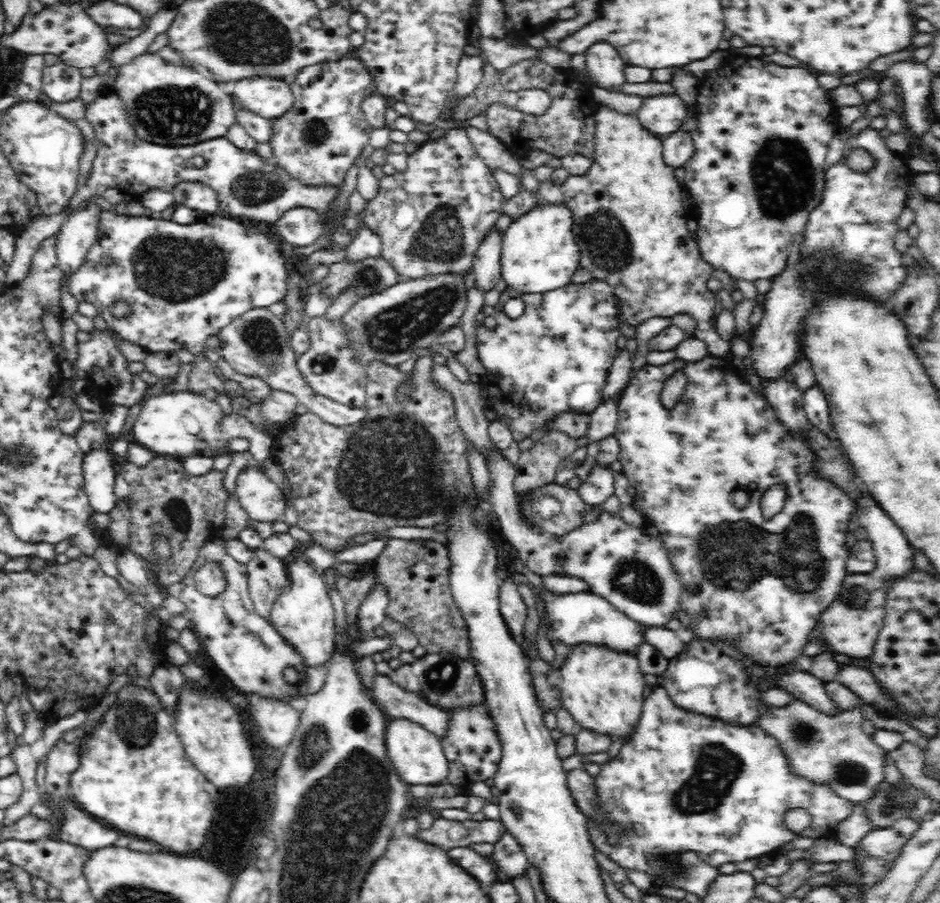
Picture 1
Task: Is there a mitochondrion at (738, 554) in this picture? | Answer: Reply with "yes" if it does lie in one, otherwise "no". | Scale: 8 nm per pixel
yes

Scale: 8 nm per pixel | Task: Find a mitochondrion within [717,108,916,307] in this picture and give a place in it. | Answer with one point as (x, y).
(782, 176)

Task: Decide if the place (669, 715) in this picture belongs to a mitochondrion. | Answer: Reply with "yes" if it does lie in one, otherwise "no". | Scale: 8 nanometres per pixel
no

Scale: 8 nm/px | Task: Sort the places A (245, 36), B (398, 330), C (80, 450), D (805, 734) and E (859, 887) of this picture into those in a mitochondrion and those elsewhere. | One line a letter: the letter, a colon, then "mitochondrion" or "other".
A: mitochondrion
B: mitochondrion
C: other
D: mitochondrion
E: other

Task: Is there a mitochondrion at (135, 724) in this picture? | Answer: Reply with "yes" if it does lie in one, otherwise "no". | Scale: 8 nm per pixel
yes

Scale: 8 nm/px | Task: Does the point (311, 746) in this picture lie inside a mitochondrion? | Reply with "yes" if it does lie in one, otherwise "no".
yes

